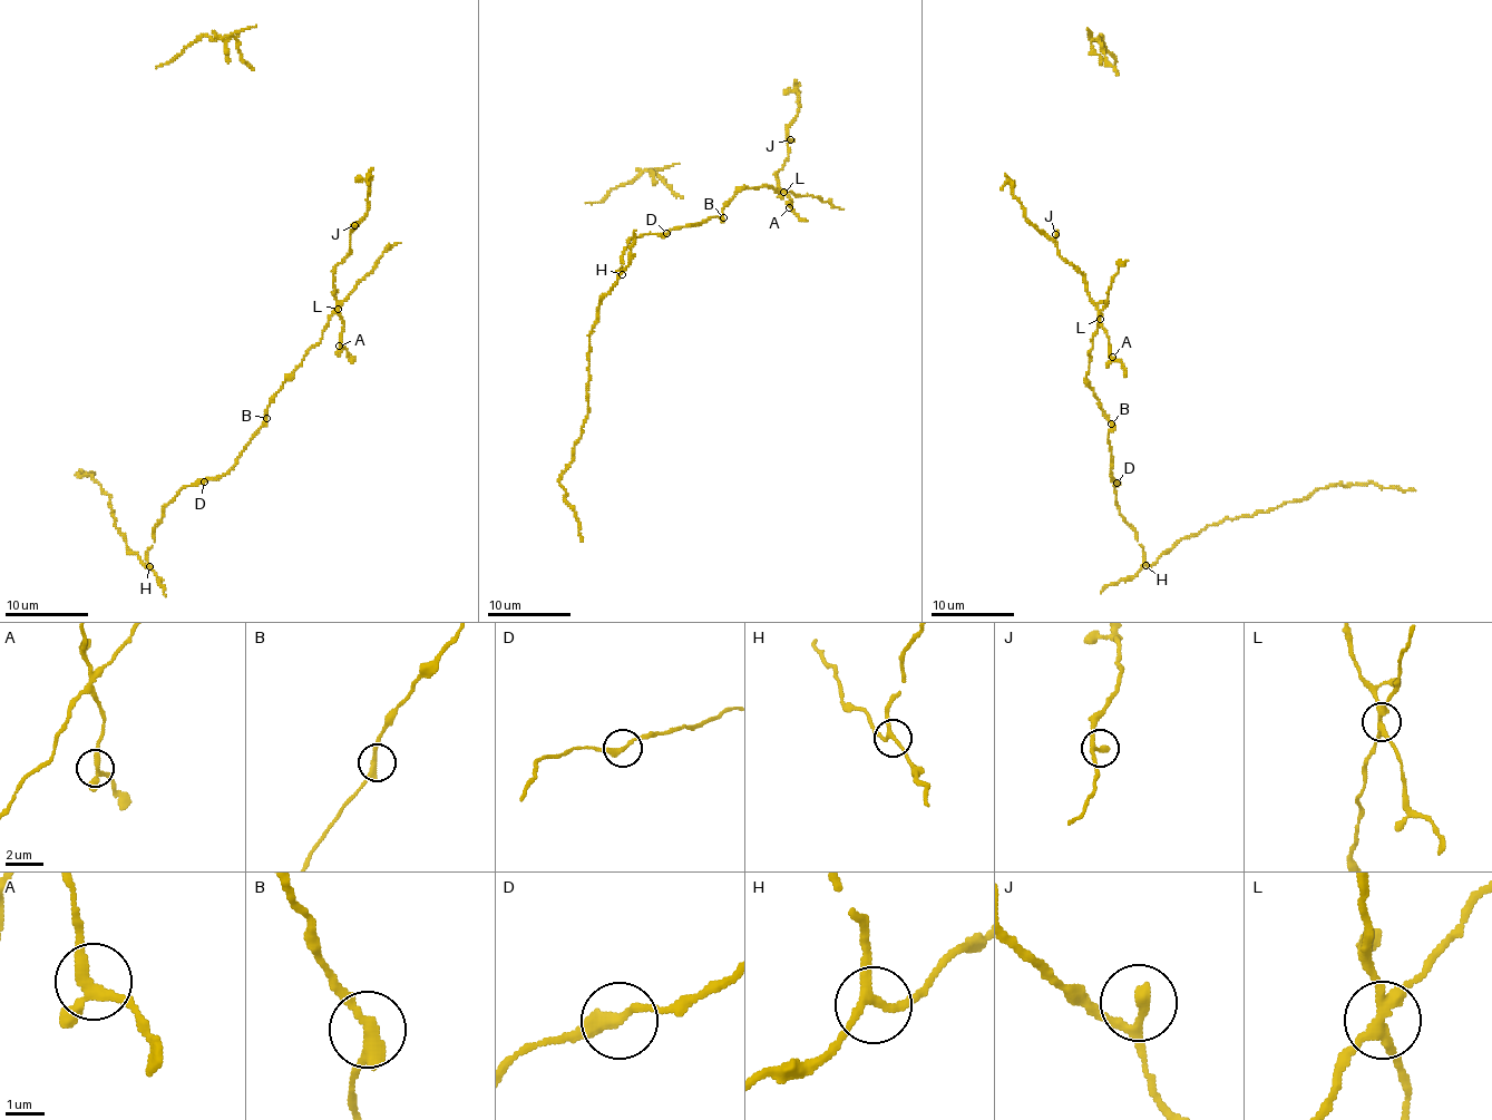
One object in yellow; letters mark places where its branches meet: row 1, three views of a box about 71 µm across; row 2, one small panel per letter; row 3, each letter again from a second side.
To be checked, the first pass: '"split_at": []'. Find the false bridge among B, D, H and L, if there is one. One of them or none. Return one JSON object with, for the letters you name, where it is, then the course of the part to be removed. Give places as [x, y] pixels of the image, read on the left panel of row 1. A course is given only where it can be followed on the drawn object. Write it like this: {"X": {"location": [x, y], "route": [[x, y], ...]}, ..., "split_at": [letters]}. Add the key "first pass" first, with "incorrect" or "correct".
{"first pass": "incorrect", "L": {"location": [338, 309]}, "split_at": ["L"]}

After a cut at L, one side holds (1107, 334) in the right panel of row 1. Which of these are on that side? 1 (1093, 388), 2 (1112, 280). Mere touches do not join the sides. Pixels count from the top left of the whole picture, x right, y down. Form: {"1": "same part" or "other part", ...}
{"1": "other part", "2": "other part"}

